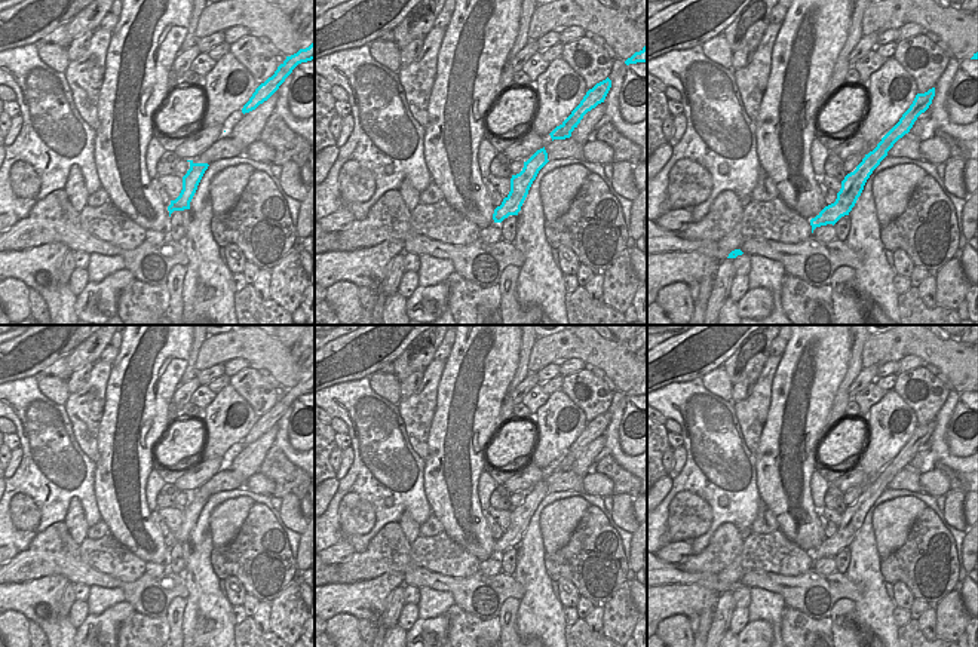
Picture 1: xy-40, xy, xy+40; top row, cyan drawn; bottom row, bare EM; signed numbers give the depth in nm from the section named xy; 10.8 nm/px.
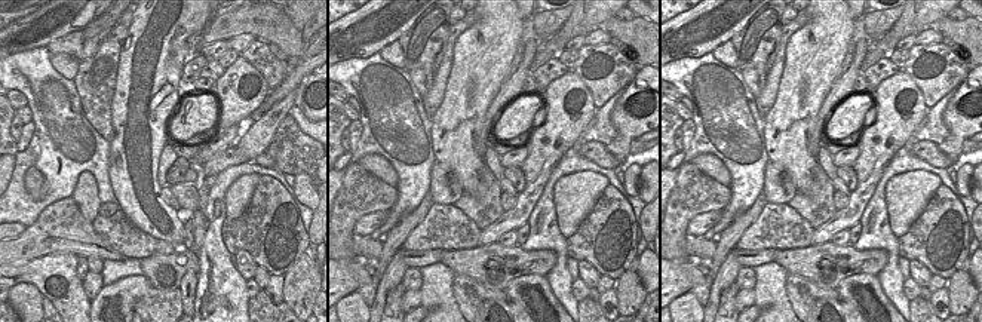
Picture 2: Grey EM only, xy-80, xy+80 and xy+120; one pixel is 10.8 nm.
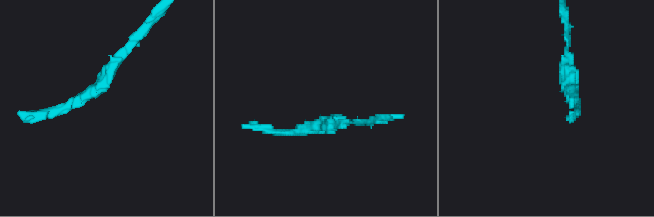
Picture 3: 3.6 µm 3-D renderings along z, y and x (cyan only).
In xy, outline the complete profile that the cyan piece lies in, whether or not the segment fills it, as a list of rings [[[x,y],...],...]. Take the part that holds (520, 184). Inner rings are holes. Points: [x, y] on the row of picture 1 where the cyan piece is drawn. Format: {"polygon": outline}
{"polygon": [[[543,147],[524,162],[519,174],[512,175],[509,194],[503,199],[502,205],[494,209],[494,223],[502,223],[509,215],[518,215],[533,181],[548,162],[548,153]]]}

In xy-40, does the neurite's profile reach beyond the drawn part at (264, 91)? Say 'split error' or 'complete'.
complete

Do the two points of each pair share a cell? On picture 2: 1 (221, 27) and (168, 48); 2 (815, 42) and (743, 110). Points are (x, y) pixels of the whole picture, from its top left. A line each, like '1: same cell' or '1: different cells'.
1: different cells
2: different cells

